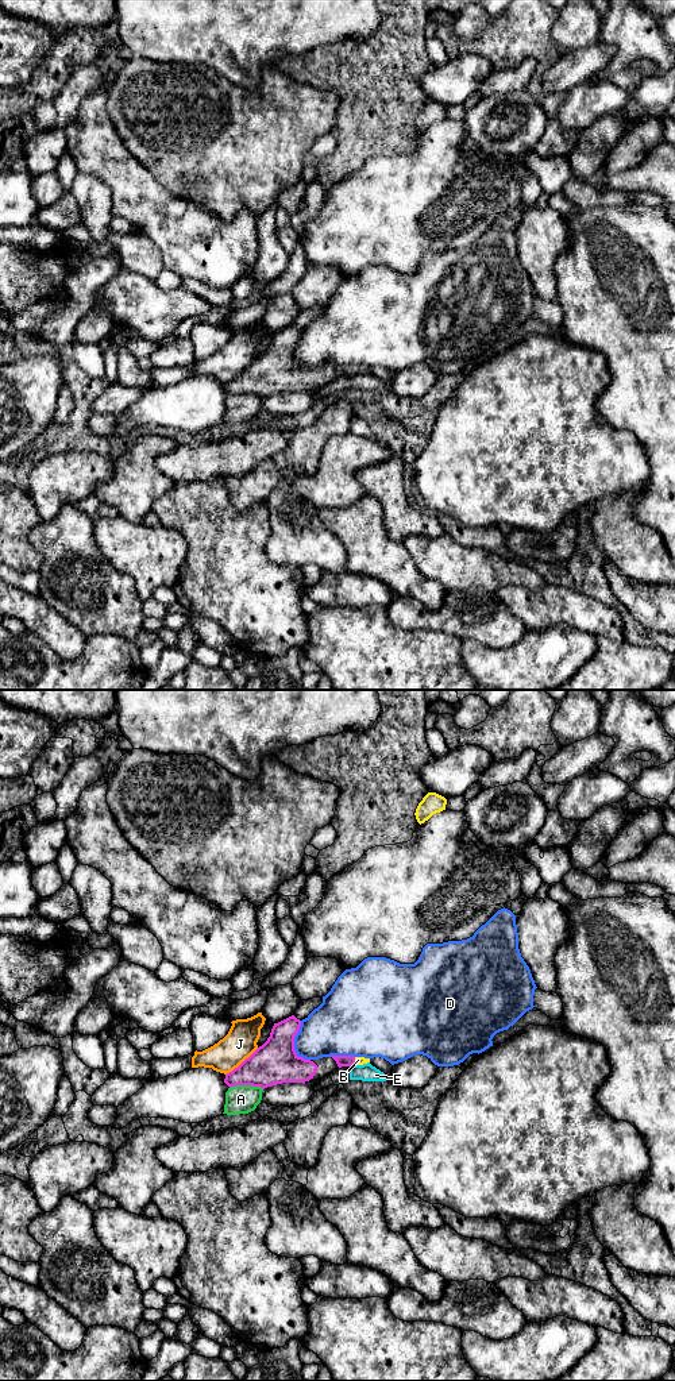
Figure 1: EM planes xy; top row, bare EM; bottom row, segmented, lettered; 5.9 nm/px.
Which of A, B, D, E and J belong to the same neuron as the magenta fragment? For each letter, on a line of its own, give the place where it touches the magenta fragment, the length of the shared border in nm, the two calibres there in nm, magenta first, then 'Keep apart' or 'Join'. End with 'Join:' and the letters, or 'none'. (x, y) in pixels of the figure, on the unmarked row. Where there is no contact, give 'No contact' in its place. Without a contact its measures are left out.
A: Touches magenta at xy (247, 393). Shared border 200 nm. Thickness 260 nm (magenta) against 180 nm. Keep apart
B: Touches magenta at xy (354, 369). Shared border 40 nm. Thickness 60 nm (magenta) against 50 nm. Join
D: Touches magenta at xy (293, 353). Shared border 240 nm. Thickness 260 nm (magenta) against 320 nm. Keep apart
E: Touches magenta at xy (351, 374). Shared border 40 nm. Thickness 60 nm (magenta) against 110 nm. Keep apart
J: Touches magenta at xy (243, 370). Shared border 260 nm. Thickness 260 nm (magenta) against 190 nm. Keep apart
Join: B

